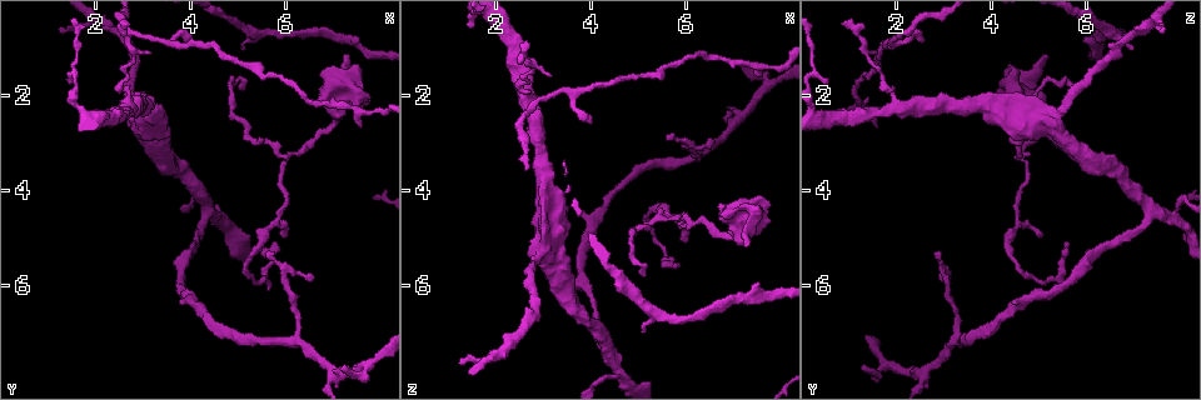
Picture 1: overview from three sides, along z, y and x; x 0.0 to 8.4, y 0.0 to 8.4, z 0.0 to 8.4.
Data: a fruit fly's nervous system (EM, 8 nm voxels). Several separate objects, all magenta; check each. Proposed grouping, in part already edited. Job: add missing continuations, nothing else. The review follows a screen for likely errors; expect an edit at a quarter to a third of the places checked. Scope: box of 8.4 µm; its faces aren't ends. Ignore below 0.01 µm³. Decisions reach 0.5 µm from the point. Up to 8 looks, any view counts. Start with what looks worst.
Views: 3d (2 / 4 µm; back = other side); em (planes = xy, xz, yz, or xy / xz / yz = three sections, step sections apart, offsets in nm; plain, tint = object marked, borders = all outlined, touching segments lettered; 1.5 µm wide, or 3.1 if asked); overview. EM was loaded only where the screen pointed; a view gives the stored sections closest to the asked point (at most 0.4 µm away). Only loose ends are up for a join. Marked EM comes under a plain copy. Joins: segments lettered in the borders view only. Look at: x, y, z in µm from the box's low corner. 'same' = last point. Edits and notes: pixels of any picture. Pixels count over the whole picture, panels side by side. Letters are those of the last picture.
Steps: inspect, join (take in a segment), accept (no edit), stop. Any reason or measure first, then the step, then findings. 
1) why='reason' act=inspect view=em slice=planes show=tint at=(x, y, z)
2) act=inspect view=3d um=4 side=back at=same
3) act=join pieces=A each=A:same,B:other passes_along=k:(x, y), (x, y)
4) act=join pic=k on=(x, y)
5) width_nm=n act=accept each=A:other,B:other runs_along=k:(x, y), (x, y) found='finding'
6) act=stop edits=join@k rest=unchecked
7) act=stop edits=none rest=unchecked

why='an open end' act=inspect view=em slice=xz step=8 show=borders at=(7.35, 1.15, 5.15)

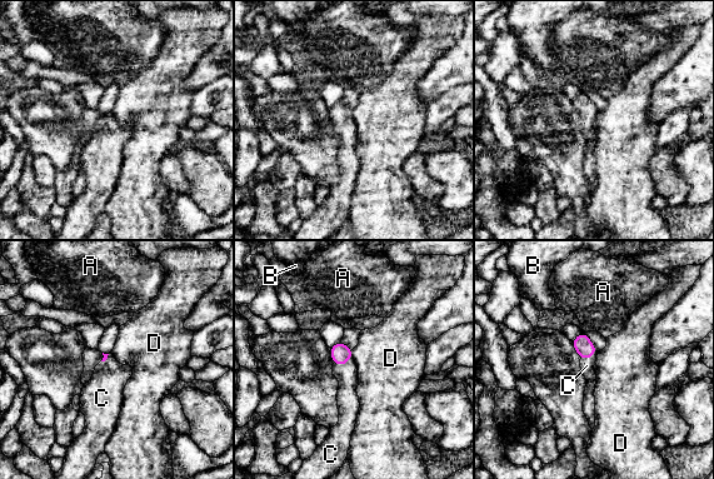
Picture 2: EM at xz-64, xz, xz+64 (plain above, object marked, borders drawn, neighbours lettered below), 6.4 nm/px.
why='another direction' act=inspect view=em slice=planes show=borders at=same

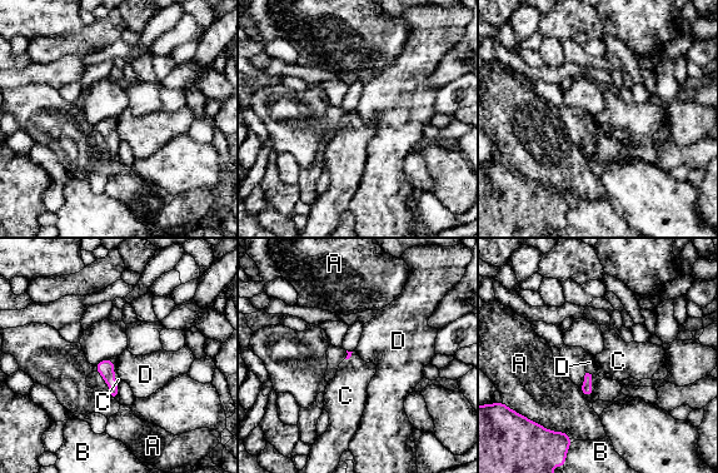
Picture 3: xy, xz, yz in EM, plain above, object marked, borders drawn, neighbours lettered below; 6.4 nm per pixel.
act=join pieces=C each=A:other,B:other,C:same,D:other passes_along=3:(105, 368), (113, 373), (118, 379) found='it goes on there'

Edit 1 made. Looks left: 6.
why='free end' act=inspect view=3d um=4 at=(1.45, 1.70, 0.60)

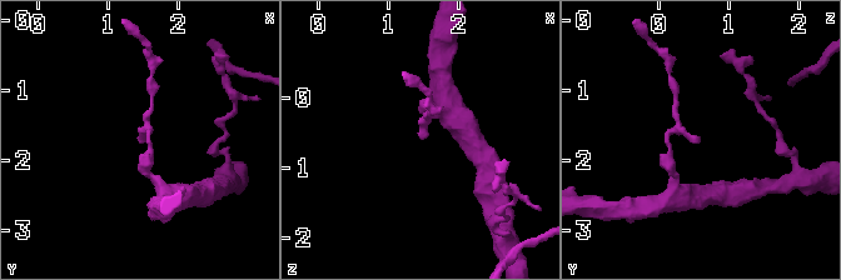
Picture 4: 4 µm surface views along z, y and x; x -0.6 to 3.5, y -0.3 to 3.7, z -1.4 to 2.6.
act=inspect view=em slice=planes show=borders at=(1.45, 1.70, 0.65)

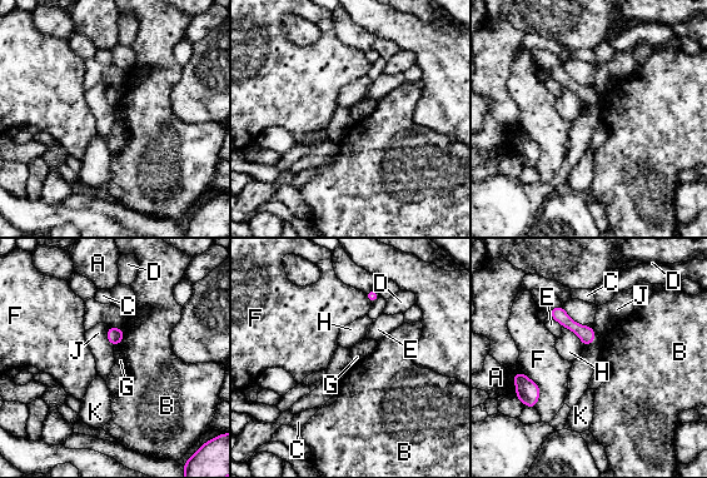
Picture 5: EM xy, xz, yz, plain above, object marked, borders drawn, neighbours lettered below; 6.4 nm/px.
width_nm=100 longest_contact=H:190nm act=accept each=A:other,B:other,C:other,D:other,E:other,F:other,G:other,H:other,J:other,K:other found='none of them fits'

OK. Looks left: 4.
why='thin end' act=inspect view=em slice=planes show=tint at=(1.30, 0.65, 7.70)

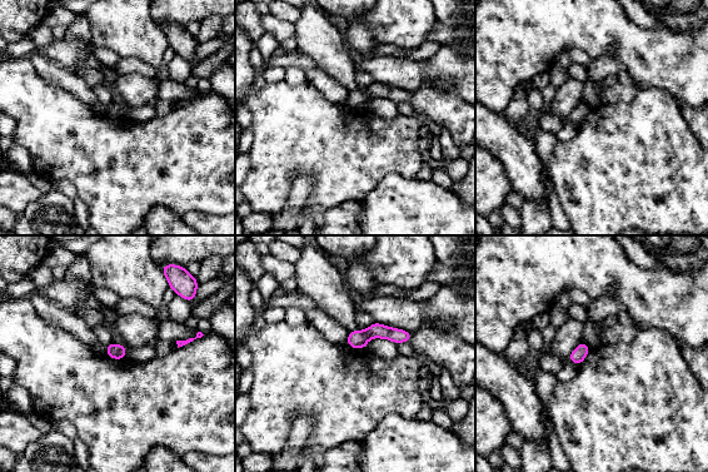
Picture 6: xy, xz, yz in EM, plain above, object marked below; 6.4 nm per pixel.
why='what lies round it' act=inspect view=em slice=planes show=borders at=same

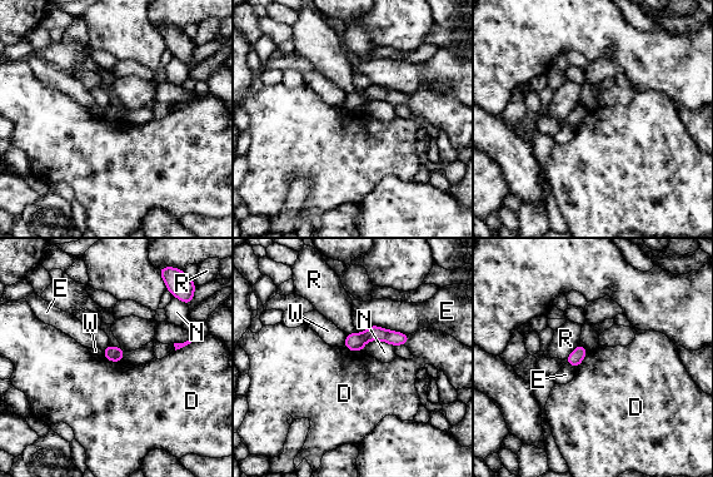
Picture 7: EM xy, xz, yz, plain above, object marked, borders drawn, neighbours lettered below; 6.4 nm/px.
longest_contact=E:260nm act=accept each=D:other,E:other,N:other,R:other,W:other runs_along=7:(405, 338), (367, 336), (348, 344) found='none of them fits'

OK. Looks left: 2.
act=stop edits=join@3 rest=unchecked

